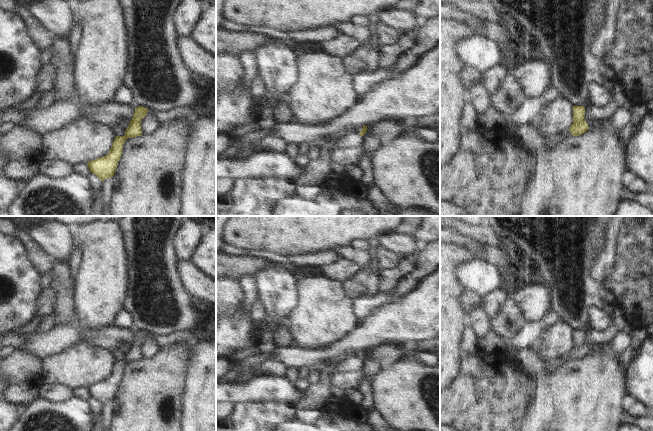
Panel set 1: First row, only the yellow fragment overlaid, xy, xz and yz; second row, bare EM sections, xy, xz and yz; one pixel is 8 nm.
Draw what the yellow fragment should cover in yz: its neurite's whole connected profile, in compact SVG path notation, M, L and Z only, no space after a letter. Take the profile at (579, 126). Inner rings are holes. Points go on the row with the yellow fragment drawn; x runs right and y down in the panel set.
M573 106L573 124L569 128L571 135L578 136L589 129L588 123L584 119L584 115L584 106Z

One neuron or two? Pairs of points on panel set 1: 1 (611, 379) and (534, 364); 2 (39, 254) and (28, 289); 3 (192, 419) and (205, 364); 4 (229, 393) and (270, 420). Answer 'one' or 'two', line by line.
1: one
2: two
3: one
4: two

